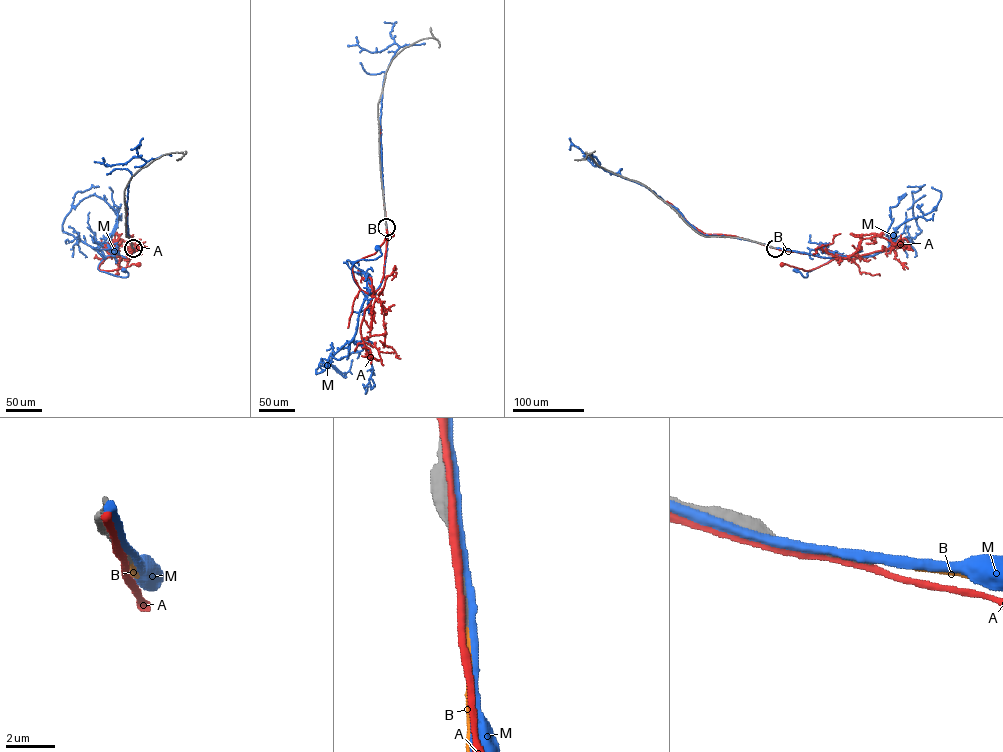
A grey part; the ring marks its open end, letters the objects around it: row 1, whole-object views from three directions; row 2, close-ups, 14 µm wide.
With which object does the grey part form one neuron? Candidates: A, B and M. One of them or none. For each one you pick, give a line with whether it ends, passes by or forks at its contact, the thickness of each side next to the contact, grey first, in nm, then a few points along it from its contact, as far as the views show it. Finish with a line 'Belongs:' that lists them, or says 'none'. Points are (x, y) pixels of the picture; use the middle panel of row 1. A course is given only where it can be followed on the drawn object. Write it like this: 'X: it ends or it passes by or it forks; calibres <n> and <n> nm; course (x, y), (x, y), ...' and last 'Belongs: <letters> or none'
B: it ends; calibres 300 and 200 nm; course (386, 228), (387, 241)
Belongs: B

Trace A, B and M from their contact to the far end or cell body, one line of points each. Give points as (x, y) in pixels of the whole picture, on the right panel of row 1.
A: (774, 248), (825, 257), (844, 256), (809, 270), (782, 264)
B: (775, 248), (789, 250)
M: (774, 248), (825, 257), (847, 257), (831, 259), (808, 272), (806, 277), (795, 269)

